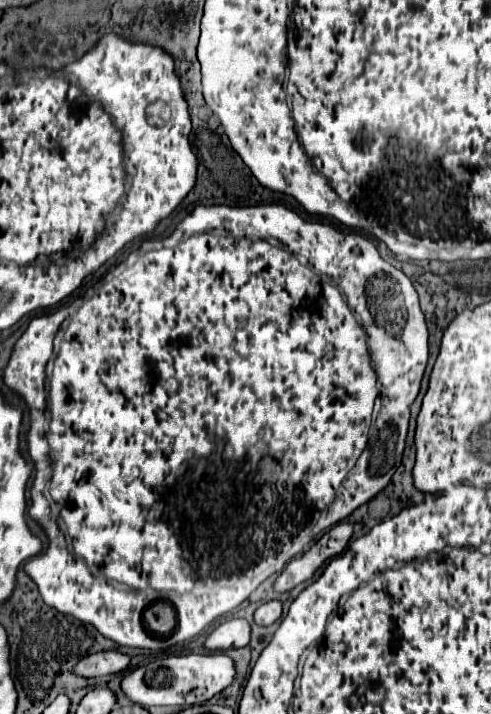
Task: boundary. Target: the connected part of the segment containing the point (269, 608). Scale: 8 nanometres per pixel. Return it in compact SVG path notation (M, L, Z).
M269 600L261 604L255 612L255 622L261 626L271 626L275 620L279 620L283 614L283 604L279 600Z

